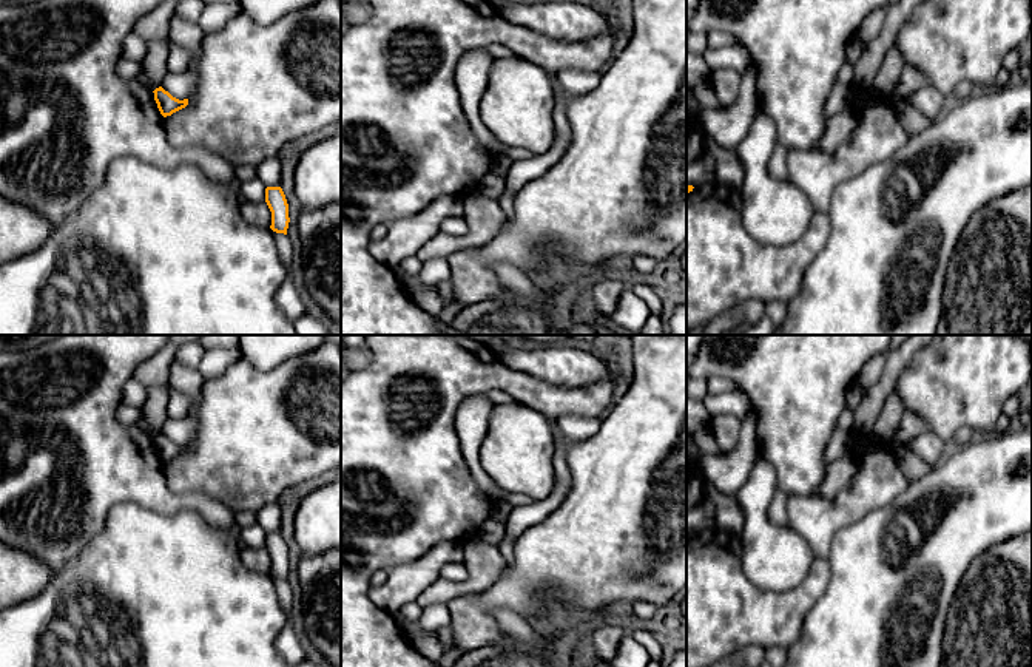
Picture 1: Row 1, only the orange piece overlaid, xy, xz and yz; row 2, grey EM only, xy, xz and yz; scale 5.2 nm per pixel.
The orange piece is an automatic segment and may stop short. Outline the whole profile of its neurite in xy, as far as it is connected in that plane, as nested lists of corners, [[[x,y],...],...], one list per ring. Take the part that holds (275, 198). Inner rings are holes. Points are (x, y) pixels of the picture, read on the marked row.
[[[267,187],[265,188],[265,202],[271,212],[271,225],[270,229],[276,233],[287,235],[288,229],[288,204],[281,187]]]

